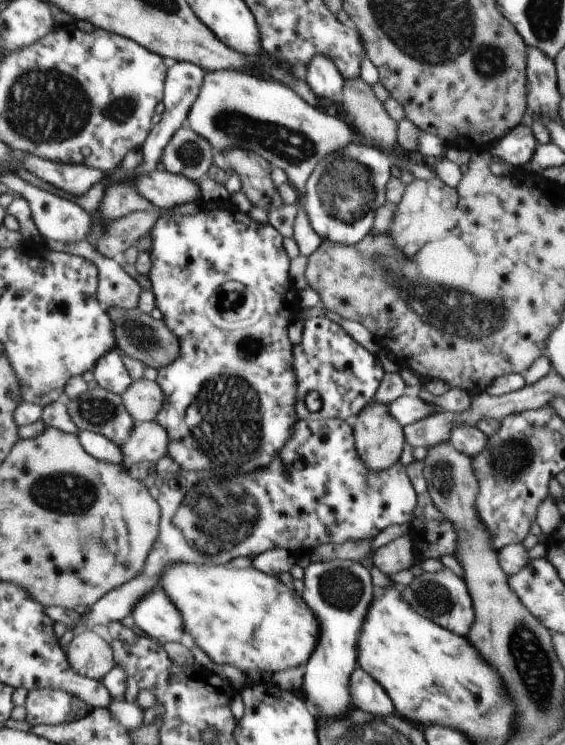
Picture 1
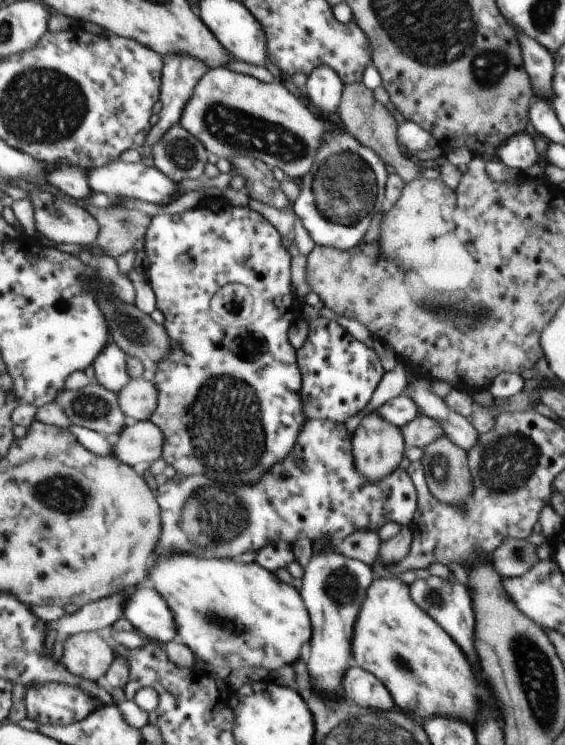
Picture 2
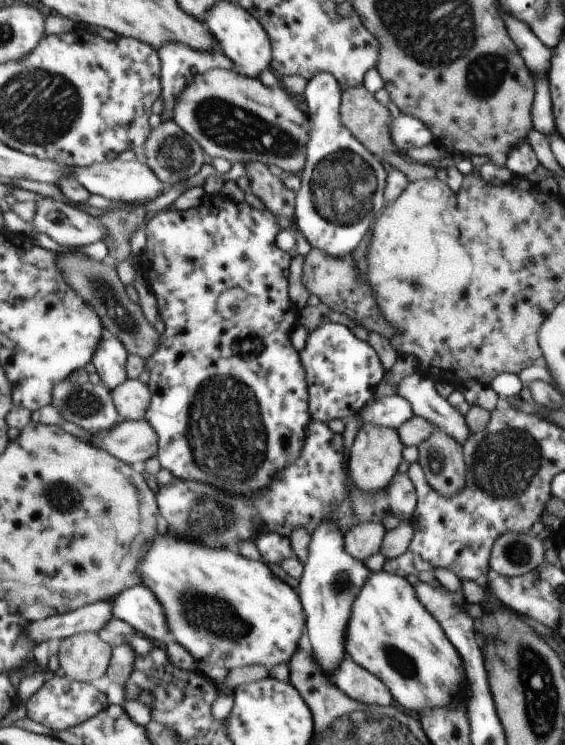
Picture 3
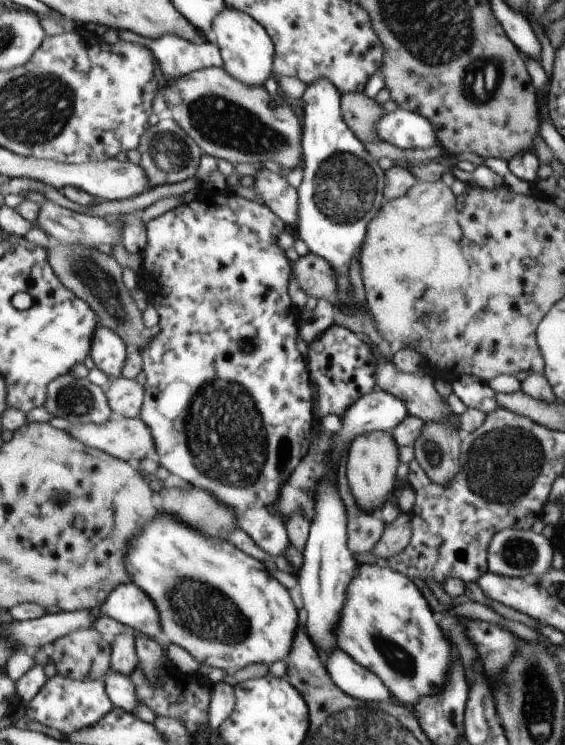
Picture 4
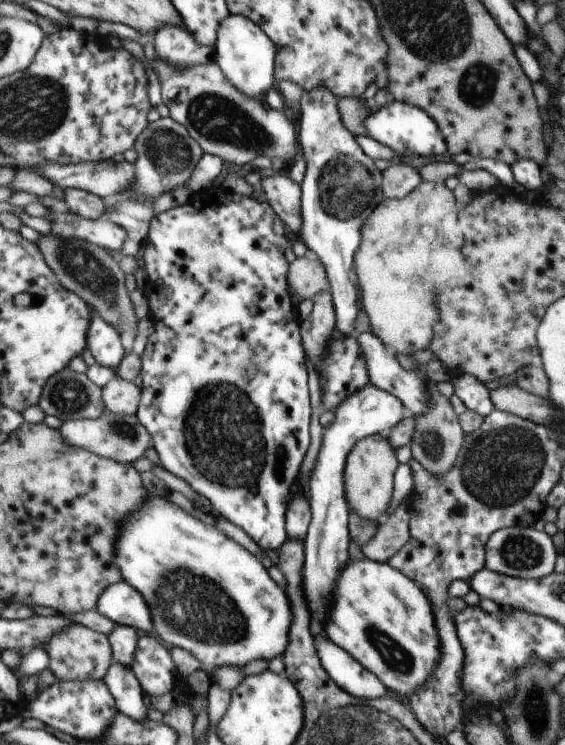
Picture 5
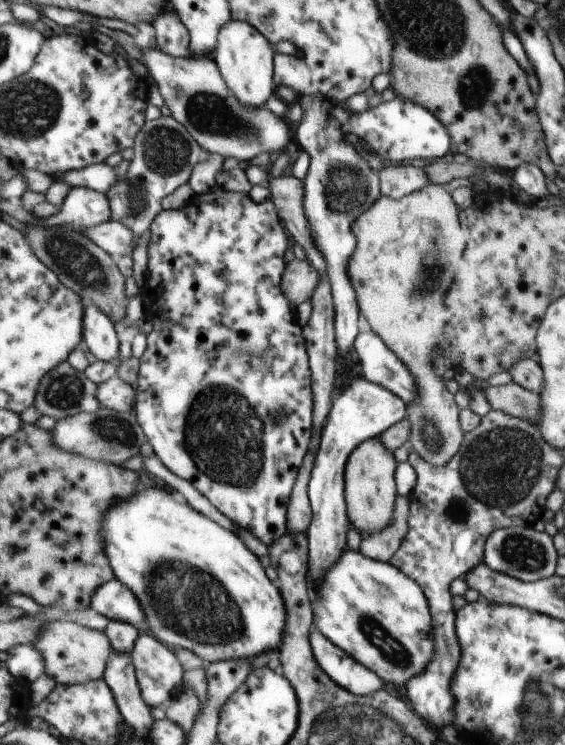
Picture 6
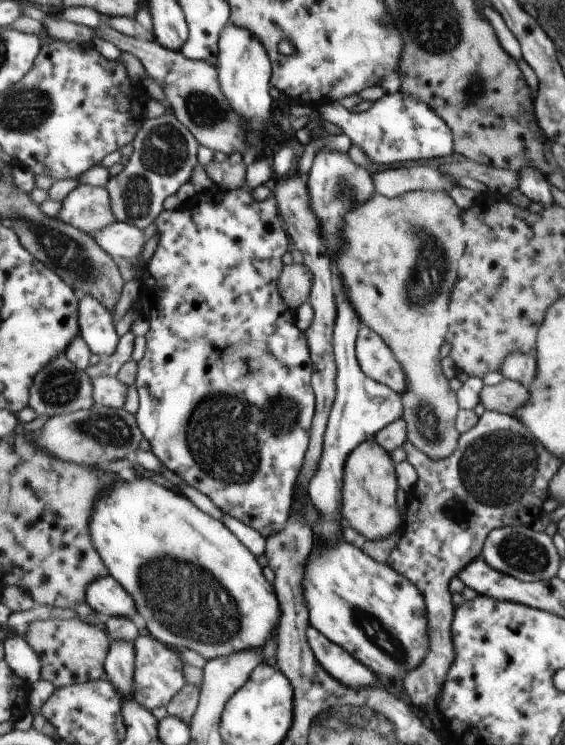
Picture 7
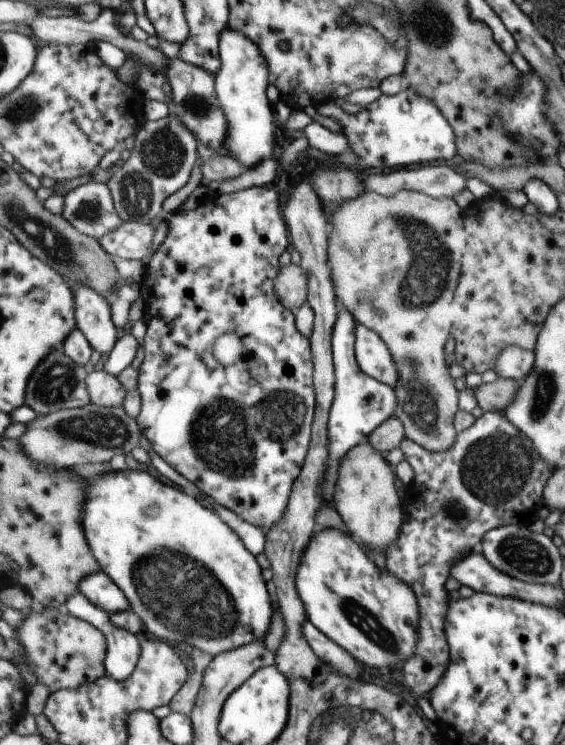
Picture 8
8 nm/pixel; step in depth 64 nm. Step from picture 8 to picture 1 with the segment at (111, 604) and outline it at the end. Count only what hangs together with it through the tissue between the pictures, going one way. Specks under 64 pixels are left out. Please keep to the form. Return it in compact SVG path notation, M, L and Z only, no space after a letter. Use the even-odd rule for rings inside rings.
M165 589L146 596L146 600L138 604L138 610L134 610L133 616L146 635L161 641L163 645L180 643L186 634L184 616Z

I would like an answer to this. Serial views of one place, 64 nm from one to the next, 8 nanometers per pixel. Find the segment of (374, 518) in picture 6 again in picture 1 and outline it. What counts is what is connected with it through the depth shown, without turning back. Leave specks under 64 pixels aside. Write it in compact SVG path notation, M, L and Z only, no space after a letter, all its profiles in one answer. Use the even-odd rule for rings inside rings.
M370 402L356 416L353 432L357 452L374 472L385 471L398 462L404 448L404 428L390 413L389 404Z

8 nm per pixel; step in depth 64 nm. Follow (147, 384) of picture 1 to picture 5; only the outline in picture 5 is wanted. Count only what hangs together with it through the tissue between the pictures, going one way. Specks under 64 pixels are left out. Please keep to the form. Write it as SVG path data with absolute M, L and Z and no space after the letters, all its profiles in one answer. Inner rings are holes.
M122 376L113 377L106 386L105 400L112 412L123 415L136 415L142 404L142 387Z

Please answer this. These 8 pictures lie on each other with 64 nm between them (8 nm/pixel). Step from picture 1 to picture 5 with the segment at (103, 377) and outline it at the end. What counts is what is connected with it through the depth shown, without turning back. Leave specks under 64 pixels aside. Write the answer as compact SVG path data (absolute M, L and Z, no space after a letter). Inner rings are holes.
M97 313L93 315L93 320L89 350L98 364L118 371L128 354L120 336L121 332Z

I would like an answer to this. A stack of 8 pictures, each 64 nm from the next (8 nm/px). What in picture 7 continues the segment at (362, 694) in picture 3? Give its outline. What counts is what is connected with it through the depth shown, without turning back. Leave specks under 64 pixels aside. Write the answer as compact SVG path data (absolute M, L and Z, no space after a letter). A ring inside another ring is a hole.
M312 624L308 630L308 640L322 666L330 670L330 672L334 672L334 676L338 676L337 679L342 684L349 685L354 690L360 690L360 688L366 688L366 686L374 686L377 680L375 673L372 674L369 668L354 660L346 650L342 650L336 644L332 644Z

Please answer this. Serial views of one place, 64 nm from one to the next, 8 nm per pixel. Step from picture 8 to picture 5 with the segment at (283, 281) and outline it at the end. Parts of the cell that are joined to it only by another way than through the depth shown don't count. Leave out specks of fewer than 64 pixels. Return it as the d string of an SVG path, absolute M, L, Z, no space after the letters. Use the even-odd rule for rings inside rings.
M309 253L303 257L297 256L291 264L288 280L290 292L294 292L294 296L303 301L313 299L321 292L330 292L332 285L320 258Z

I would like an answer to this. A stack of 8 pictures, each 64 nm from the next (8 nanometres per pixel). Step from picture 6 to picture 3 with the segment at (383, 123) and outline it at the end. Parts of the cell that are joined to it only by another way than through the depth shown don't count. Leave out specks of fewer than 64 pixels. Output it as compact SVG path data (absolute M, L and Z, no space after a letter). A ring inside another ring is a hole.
M400 114L392 117L390 122L392 147L400 152L409 154L412 148L422 148L430 142L435 142L433 131L419 117Z

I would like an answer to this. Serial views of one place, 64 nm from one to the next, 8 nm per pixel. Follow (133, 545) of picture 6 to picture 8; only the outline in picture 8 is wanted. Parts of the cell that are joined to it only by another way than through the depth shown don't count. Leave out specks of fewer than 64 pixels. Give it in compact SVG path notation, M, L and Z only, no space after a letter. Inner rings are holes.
M130 470L113 471L107 475L103 475L100 480L90 482L90 498L86 500L86 536L89 537L89 542L93 546L94 554L98 560L101 561L104 572L108 573L118 583L118 586L128 594L130 602L132 602L133 610L136 611L143 622L146 624L148 631L152 632L158 638L179 644L180 642L194 646L197 652L204 652L212 654L212 656L220 656L222 653L233 651L235 648L246 646L256 642L258 638L262 638L268 630L270 624L270 616L272 616L272 602L270 602L270 594L266 590L266 584L262 580L262 572L258 566L258 558L255 554L250 552L250 549L244 540L240 538L240 534L236 530L232 530L230 524L226 524L220 513L216 512L214 508L204 506L196 496L190 496L186 492L182 492L176 486L170 486L166 482L162 482L148 472L148 470ZM166 550L170 550L176 556L182 558L194 558L200 562L186 562L186 560L166 560Z

